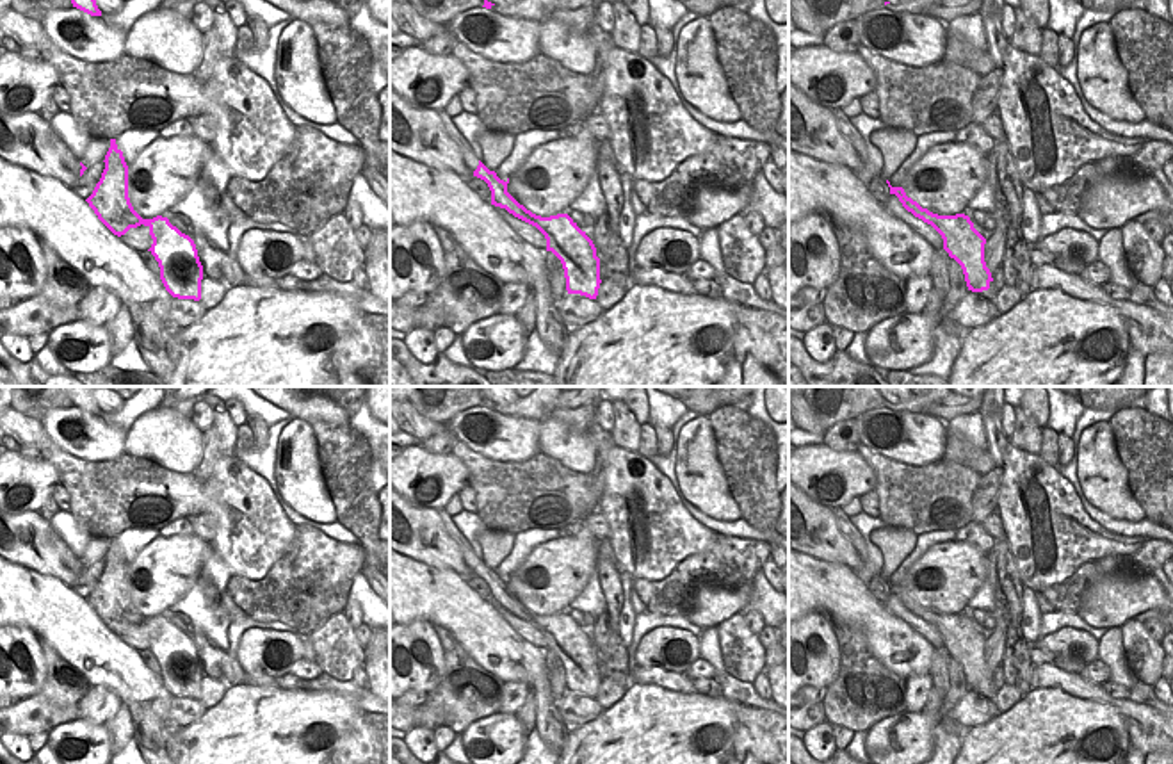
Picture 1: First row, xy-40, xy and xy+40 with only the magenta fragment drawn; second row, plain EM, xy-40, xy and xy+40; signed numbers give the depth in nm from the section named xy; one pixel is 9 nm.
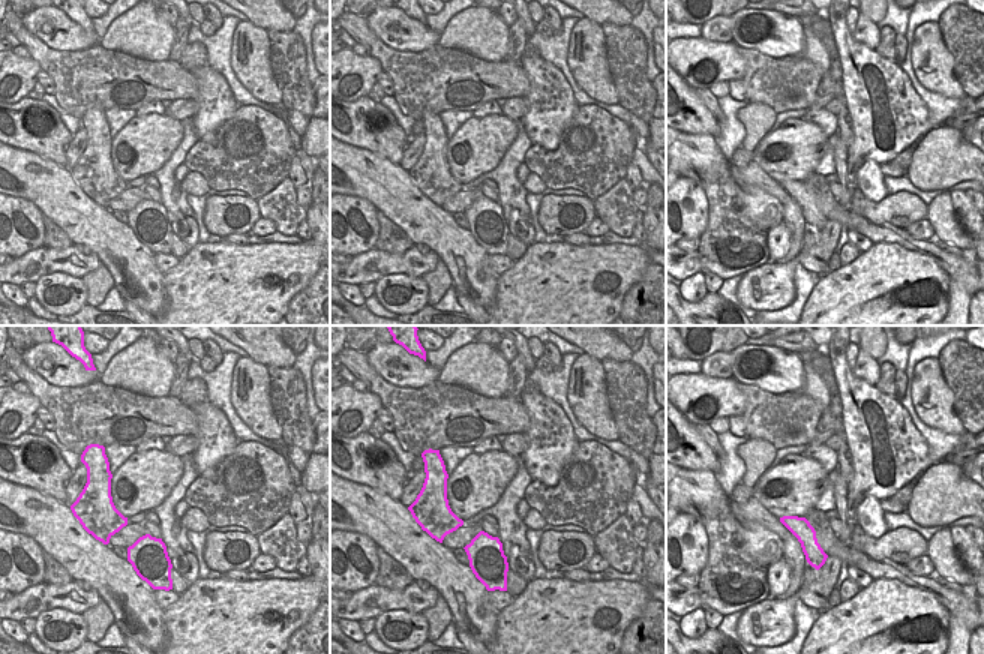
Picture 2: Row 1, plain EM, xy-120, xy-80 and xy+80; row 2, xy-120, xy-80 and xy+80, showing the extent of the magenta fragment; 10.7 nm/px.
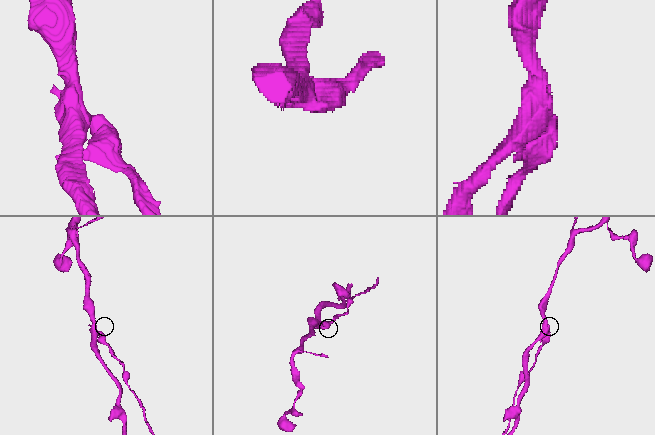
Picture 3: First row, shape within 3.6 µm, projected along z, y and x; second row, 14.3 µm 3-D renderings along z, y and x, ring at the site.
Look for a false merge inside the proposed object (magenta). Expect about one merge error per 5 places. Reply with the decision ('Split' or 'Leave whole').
Split

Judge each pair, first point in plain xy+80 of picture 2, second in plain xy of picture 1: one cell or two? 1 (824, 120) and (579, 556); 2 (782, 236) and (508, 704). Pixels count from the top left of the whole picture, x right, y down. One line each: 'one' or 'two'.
1: two
2: one

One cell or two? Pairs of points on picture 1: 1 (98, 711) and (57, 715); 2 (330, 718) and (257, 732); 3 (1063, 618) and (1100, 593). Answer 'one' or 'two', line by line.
1: one
2: one
3: two

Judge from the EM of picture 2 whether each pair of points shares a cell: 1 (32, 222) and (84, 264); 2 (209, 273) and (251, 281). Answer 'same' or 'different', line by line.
1: different
2: same

